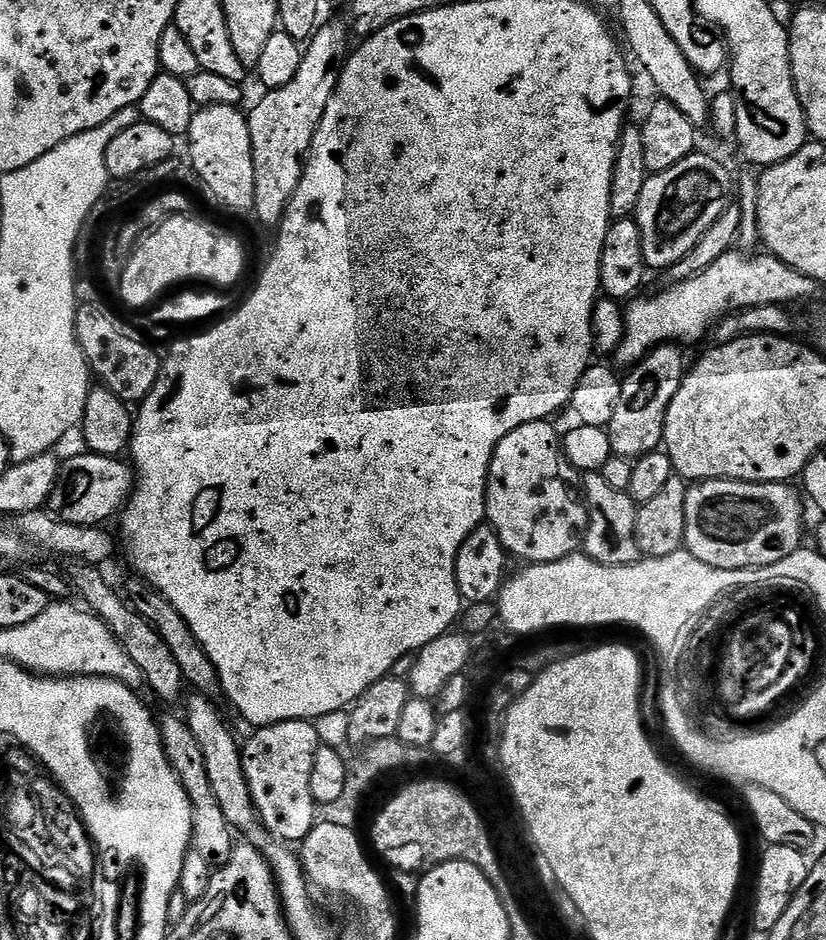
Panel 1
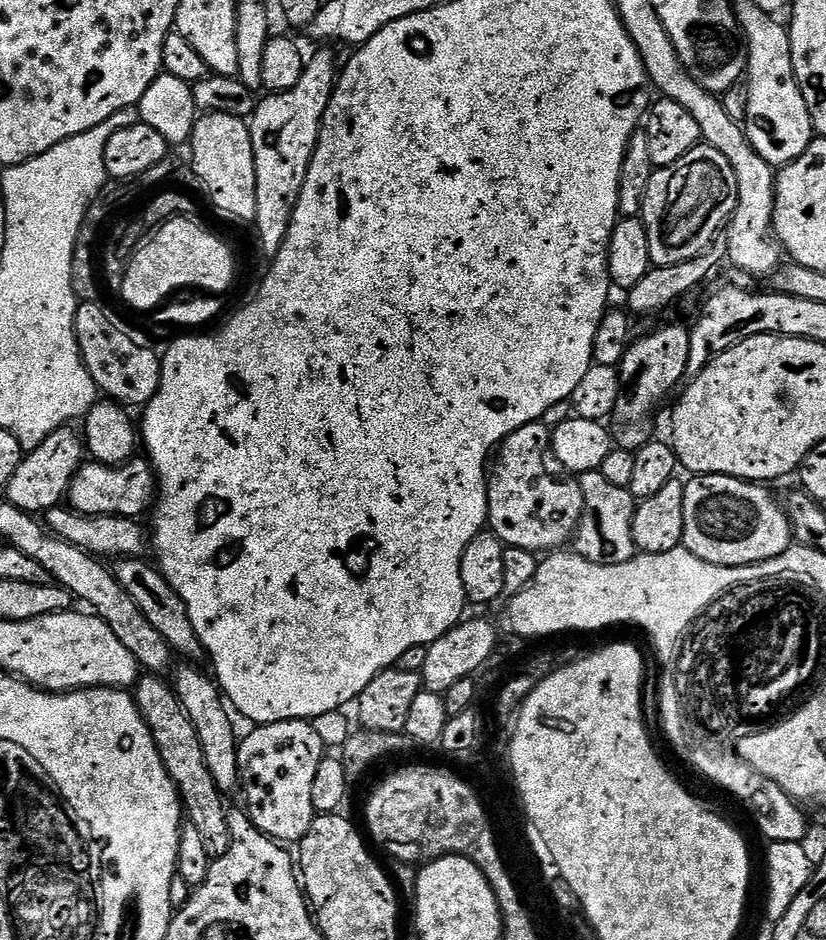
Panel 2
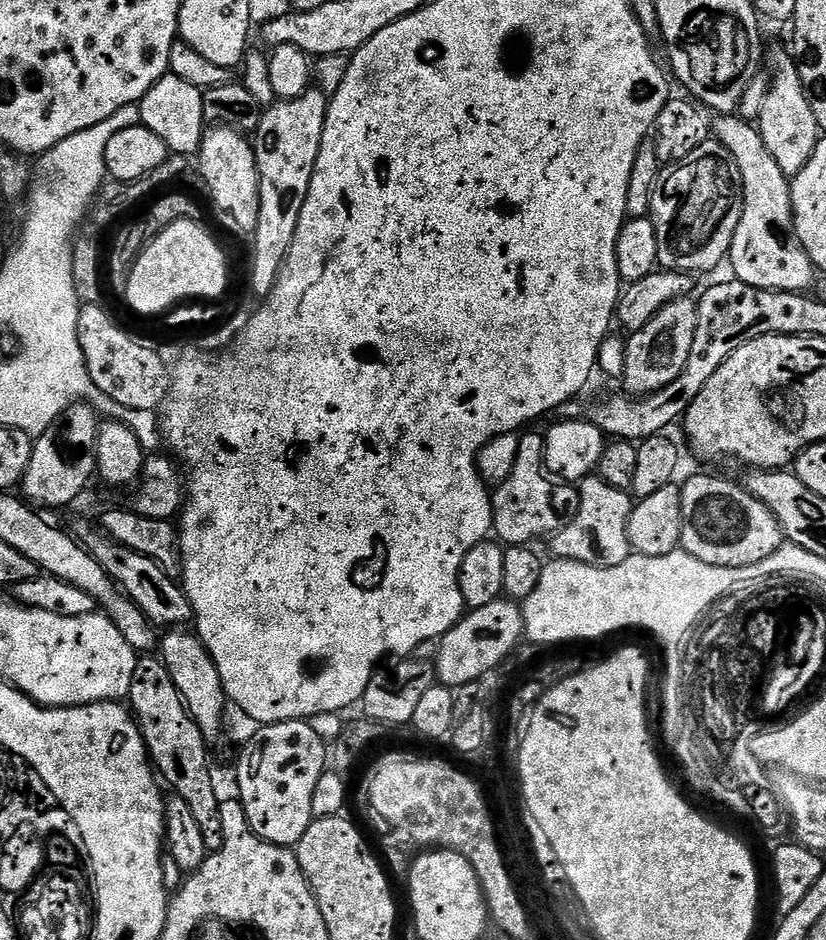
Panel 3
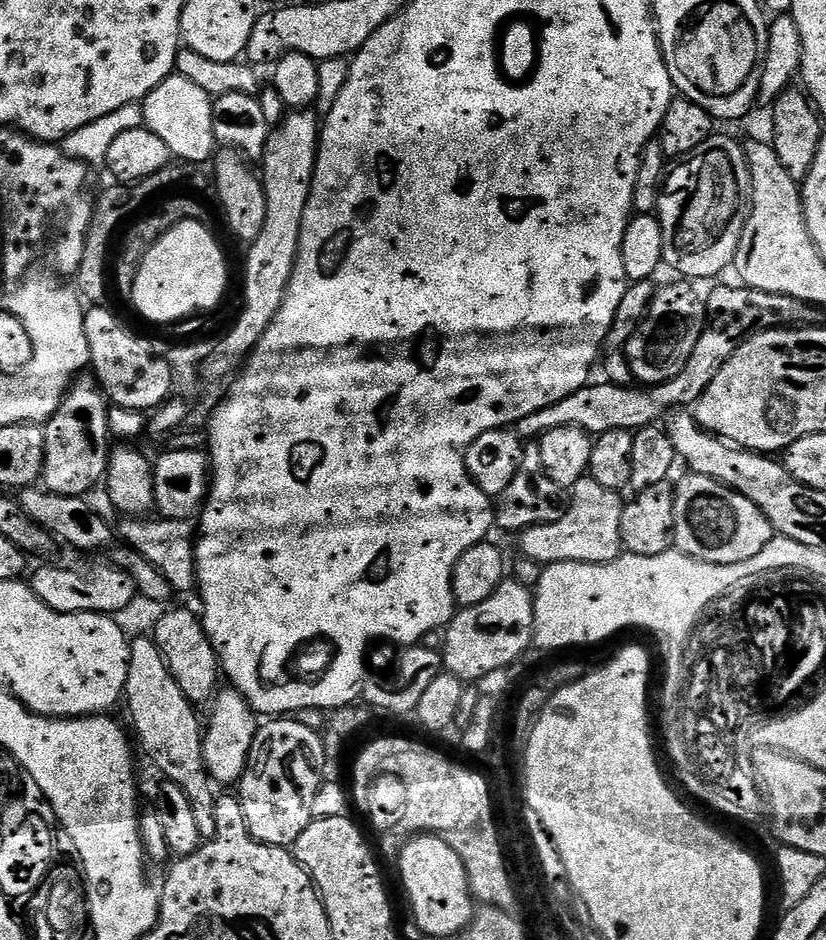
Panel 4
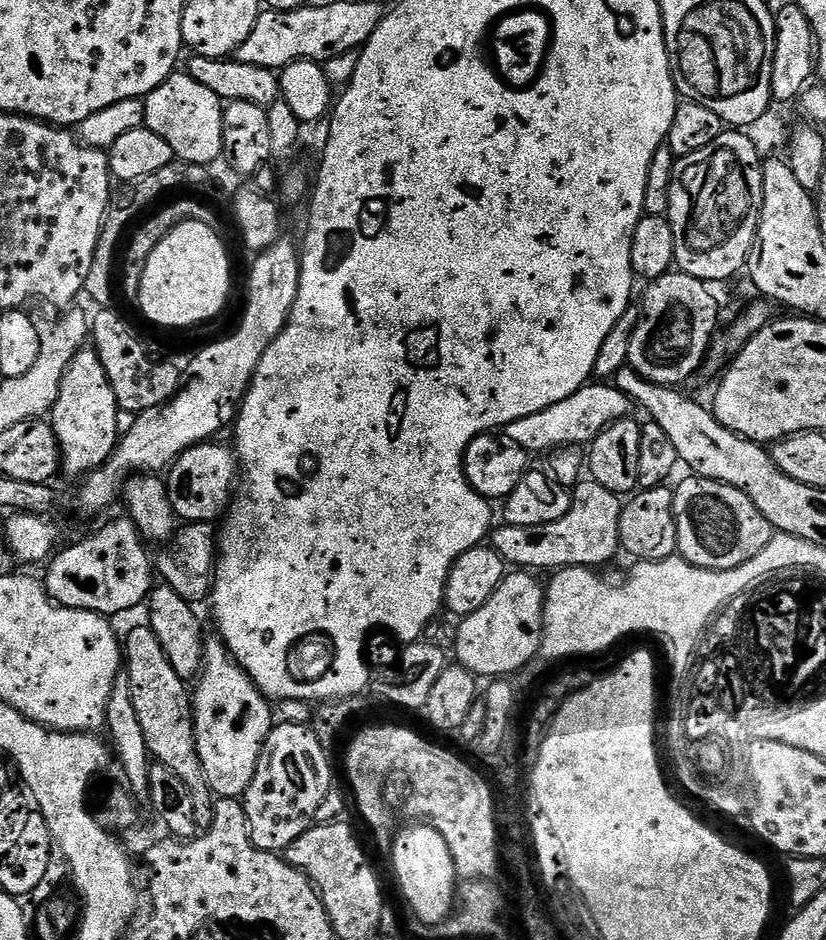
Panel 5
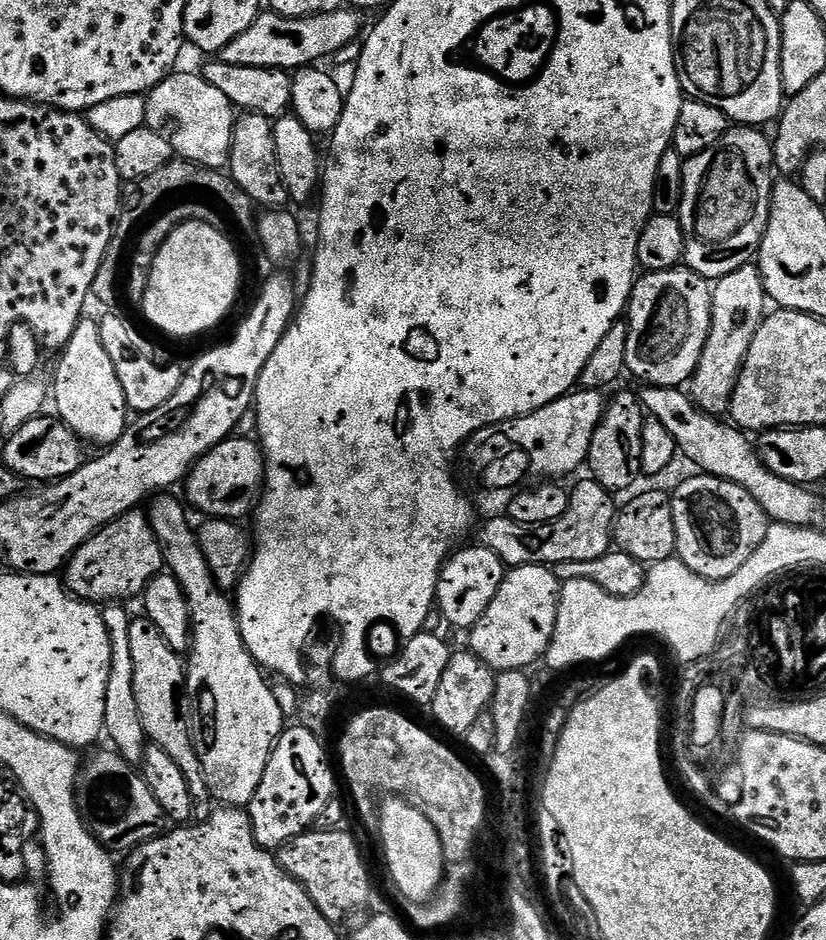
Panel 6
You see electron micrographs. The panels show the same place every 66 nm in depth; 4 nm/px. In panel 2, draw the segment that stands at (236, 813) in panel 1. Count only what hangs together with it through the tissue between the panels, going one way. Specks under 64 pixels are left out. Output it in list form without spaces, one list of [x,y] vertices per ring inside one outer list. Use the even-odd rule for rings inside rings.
[[[196,666],[184,667],[188,668],[180,668],[176,672],[176,680],[174,679],[176,694],[179,696],[186,714],[190,718],[190,722],[194,722],[194,730],[198,730],[198,742],[202,742],[202,754],[206,758],[206,766],[210,770],[210,778],[214,778],[214,782],[220,787],[221,792],[225,794],[231,793],[231,788],[235,789],[238,784],[238,773],[236,771],[238,766],[238,735],[236,736],[236,728],[232,725],[233,713],[230,711],[229,705],[220,691],[219,684],[207,671],[205,671],[206,673],[199,672],[196,669],[199,667]]]

